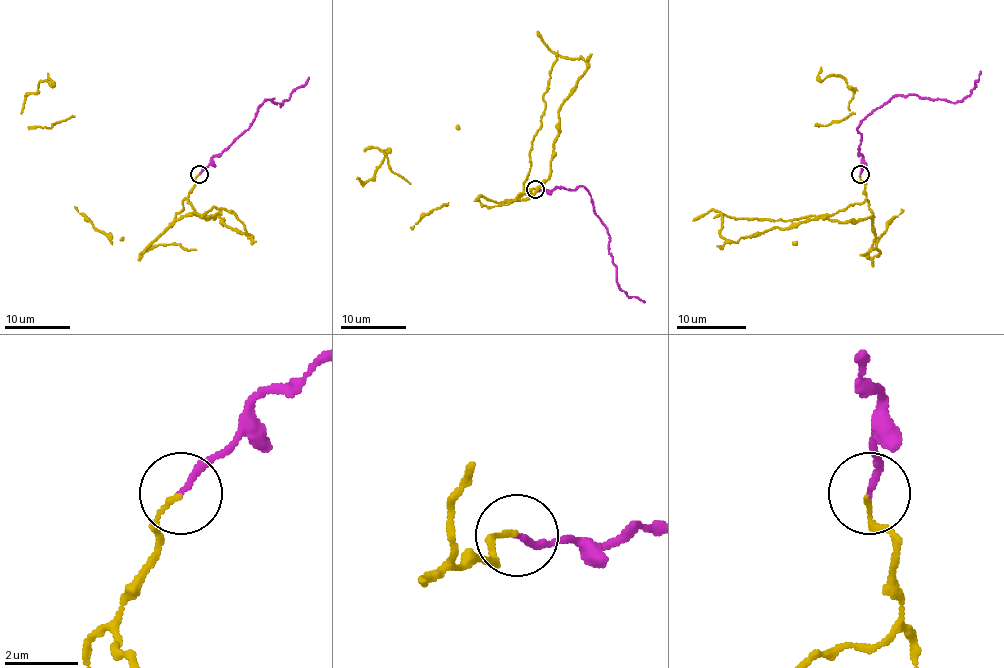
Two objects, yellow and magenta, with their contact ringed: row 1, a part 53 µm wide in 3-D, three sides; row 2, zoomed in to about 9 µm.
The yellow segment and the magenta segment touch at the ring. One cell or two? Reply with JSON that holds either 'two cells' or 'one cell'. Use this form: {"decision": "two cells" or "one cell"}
{"decision": "one cell"}

